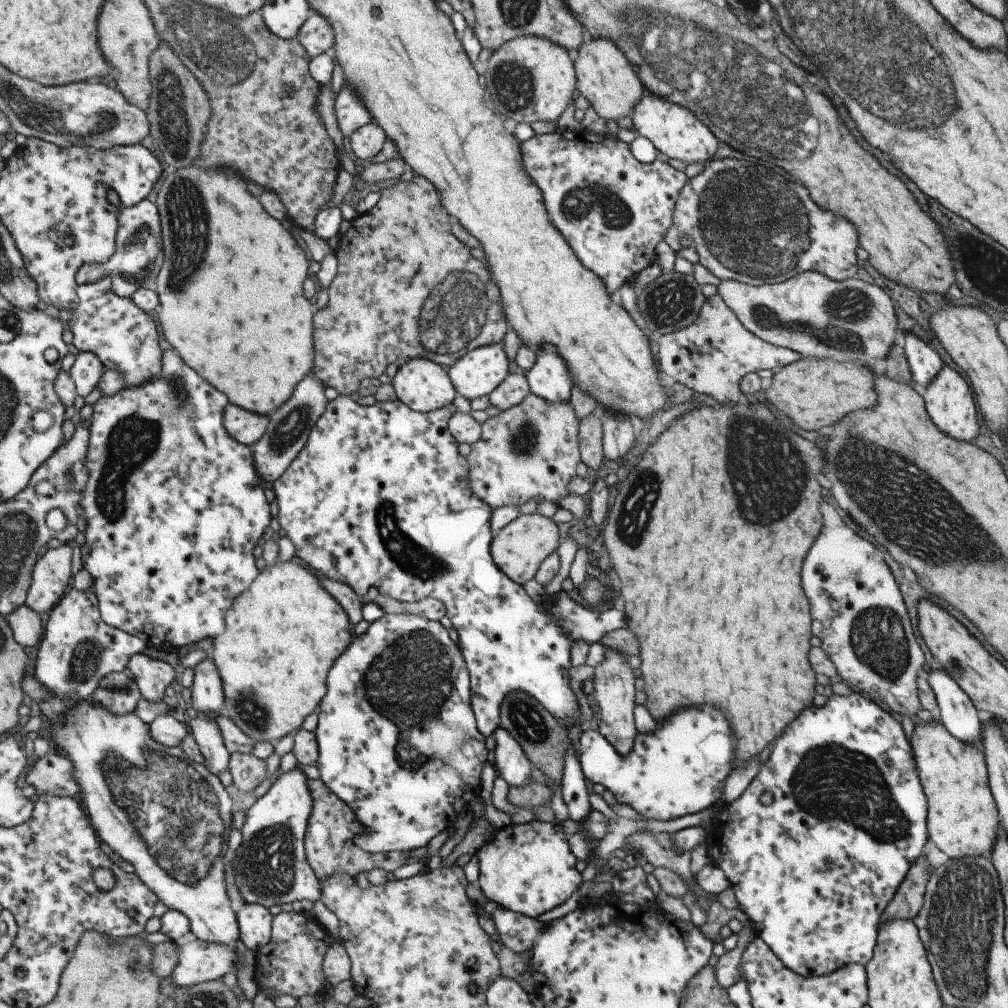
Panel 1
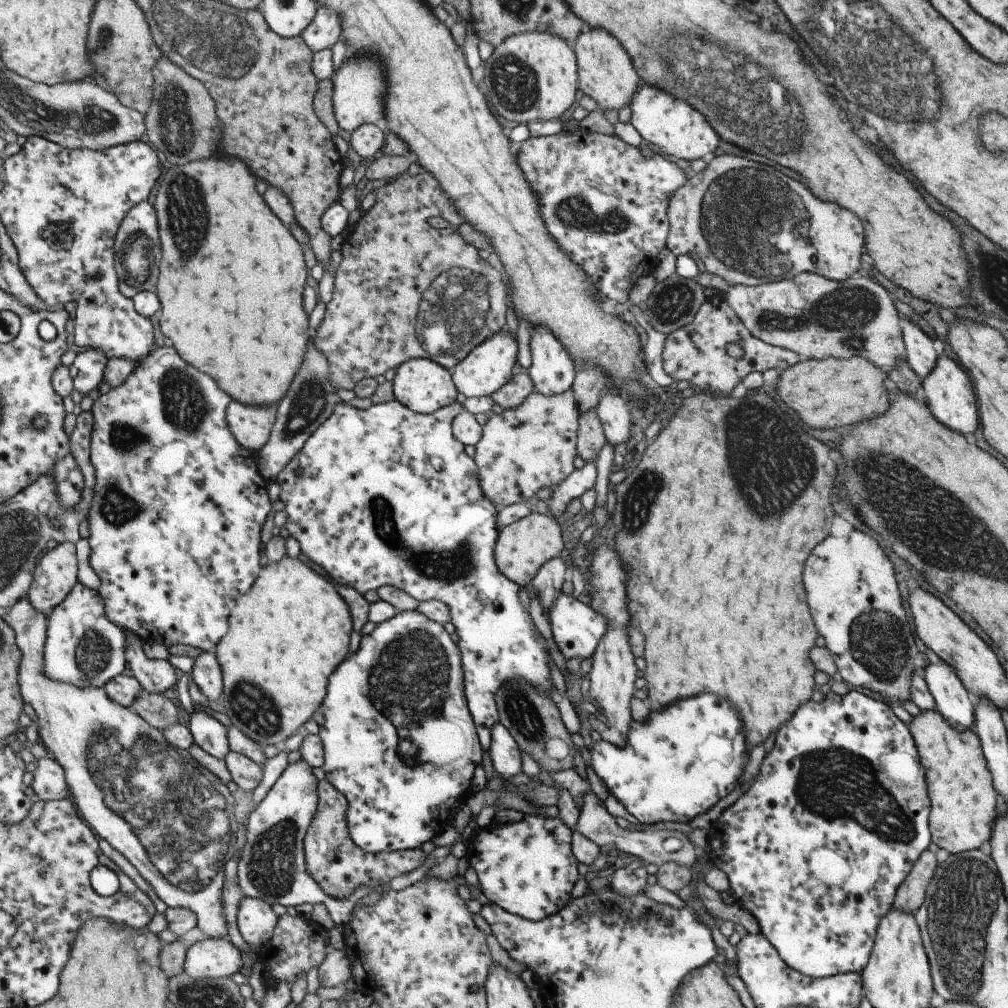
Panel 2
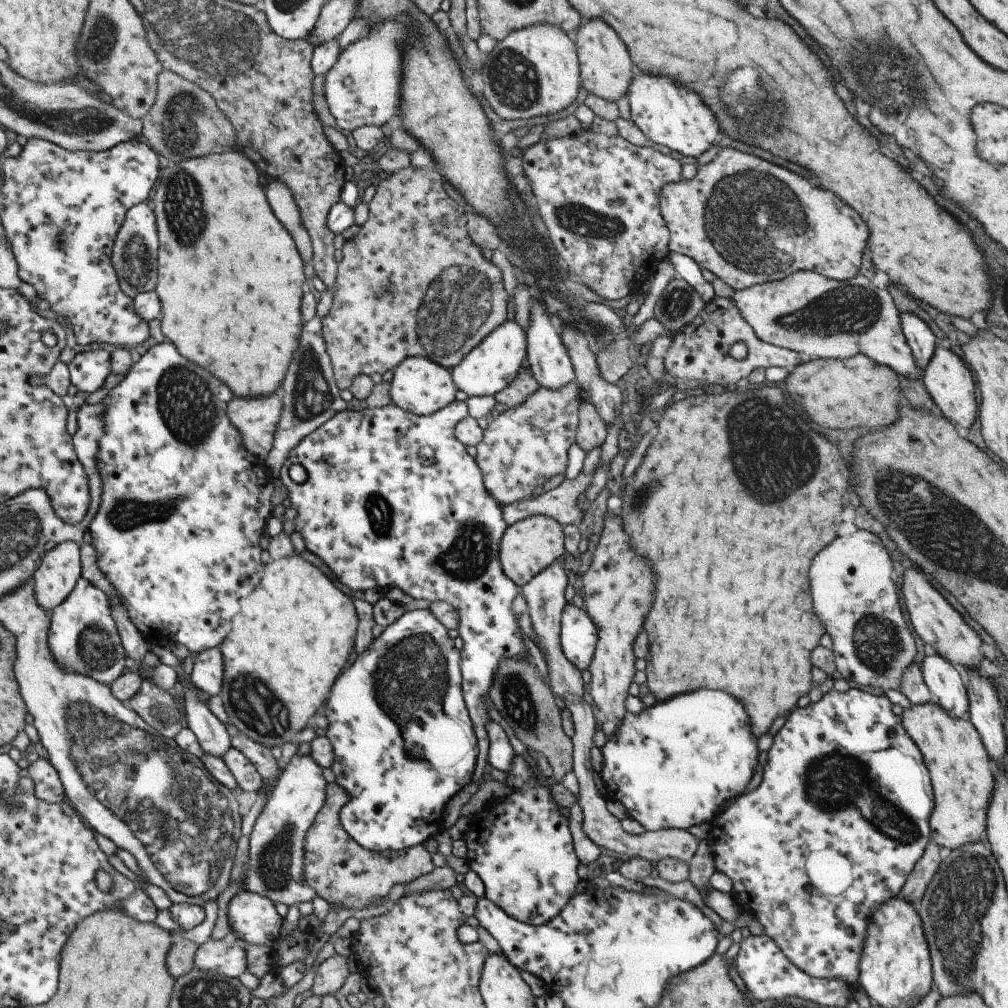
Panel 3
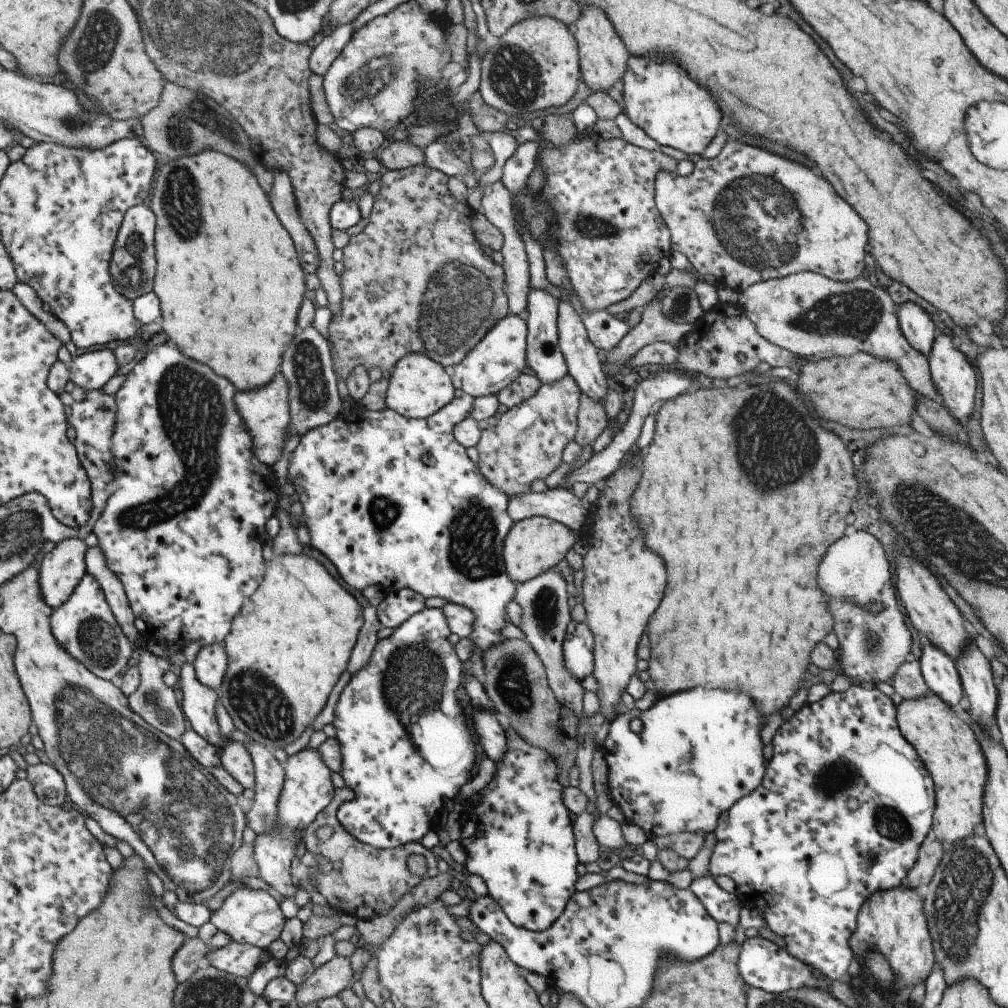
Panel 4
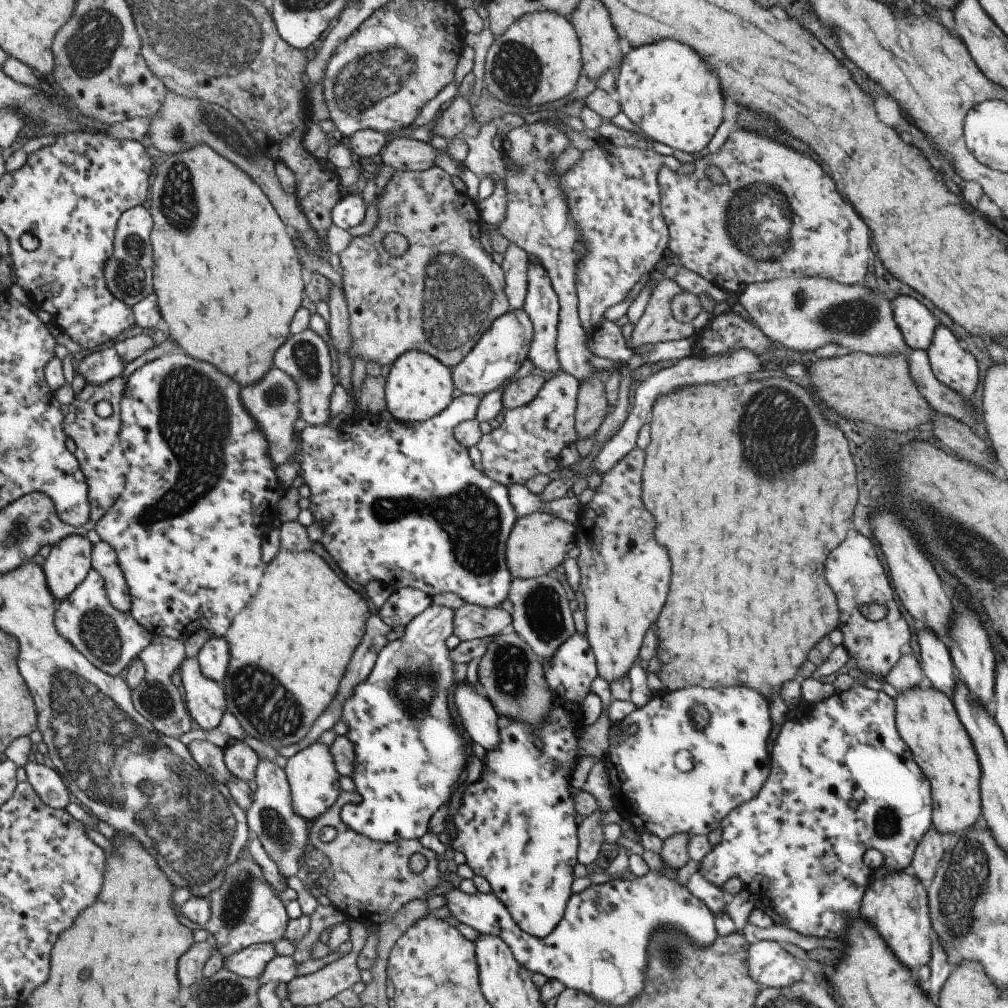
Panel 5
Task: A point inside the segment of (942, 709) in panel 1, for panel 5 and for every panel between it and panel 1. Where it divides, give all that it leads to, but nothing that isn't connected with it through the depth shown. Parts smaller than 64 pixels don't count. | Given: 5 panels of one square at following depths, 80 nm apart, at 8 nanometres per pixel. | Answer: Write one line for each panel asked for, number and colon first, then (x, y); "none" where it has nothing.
2: (953, 702)
3: (945, 681)
4: (940, 676)
5: (934, 656)

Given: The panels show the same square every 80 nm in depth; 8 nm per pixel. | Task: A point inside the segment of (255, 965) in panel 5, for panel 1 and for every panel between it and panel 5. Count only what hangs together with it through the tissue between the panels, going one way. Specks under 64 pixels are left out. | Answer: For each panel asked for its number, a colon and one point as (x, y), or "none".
1: (200, 962)
2: (213, 958)
3: (229, 957)
4: (242, 960)

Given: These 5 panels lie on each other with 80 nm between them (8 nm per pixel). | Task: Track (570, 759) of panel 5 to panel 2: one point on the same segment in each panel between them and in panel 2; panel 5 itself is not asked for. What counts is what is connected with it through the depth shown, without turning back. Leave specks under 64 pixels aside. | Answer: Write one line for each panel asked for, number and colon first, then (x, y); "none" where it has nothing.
2: (527, 867)
3: (522, 851)
4: (517, 836)

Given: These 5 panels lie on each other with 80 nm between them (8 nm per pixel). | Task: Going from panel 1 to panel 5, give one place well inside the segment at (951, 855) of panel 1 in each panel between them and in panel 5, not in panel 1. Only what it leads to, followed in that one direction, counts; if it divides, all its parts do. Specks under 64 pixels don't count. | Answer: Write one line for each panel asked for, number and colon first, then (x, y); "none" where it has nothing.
2: (963, 804)
3: (959, 768)
4: (948, 748)
5: (925, 719)

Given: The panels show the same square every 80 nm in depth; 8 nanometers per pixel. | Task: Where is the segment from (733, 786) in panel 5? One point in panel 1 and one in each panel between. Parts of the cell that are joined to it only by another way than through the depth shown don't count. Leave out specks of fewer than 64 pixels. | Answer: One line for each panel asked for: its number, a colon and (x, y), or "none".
1: (679, 768)
2: (677, 763)
3: (672, 765)
4: (698, 752)

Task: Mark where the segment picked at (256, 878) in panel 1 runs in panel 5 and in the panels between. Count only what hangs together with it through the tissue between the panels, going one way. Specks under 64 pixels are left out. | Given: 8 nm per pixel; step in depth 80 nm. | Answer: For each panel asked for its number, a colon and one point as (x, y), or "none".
2: (273, 867)
3: (277, 857)
4: (308, 790)
5: (313, 773)

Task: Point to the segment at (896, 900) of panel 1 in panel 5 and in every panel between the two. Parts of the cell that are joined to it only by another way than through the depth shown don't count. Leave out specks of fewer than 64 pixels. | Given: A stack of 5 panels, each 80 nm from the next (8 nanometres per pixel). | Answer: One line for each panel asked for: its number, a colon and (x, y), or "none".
2: (910, 893)
3: (917, 880)
4: (929, 854)
5: (928, 852)

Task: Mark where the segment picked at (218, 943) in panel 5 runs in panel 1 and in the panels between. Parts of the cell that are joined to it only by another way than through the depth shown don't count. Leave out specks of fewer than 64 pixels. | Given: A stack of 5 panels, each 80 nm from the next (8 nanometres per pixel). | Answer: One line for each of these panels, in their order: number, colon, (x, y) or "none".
1: (256, 922)
2: (257, 922)
3: (253, 917)
4: (248, 915)

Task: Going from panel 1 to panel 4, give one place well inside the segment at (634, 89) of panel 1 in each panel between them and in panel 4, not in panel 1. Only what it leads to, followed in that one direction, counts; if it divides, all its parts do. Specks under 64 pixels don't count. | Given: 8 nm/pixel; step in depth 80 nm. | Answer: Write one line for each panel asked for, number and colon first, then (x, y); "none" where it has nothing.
2: (606, 74)
3: (604, 61)
4: (603, 56)

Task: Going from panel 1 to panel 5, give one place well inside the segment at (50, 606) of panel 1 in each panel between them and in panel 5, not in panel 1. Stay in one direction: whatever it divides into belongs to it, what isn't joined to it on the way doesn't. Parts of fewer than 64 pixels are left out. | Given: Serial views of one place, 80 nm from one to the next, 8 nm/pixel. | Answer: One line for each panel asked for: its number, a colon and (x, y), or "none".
2: (57, 574)
3: (59, 572)
4: (61, 570)
5: (68, 564)

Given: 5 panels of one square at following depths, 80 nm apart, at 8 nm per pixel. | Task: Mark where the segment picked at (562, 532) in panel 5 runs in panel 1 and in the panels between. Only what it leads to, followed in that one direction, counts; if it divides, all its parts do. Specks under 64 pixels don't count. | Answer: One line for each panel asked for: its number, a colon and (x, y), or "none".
1: (520, 549)
2: (524, 547)
3: (529, 546)
4: (533, 547)

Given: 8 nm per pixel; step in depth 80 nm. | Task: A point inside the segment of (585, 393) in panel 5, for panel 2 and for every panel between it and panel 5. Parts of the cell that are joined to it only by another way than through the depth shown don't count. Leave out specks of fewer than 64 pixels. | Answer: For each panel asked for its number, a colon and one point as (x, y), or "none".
2: (591, 437)
3: (592, 433)
4: (592, 419)

